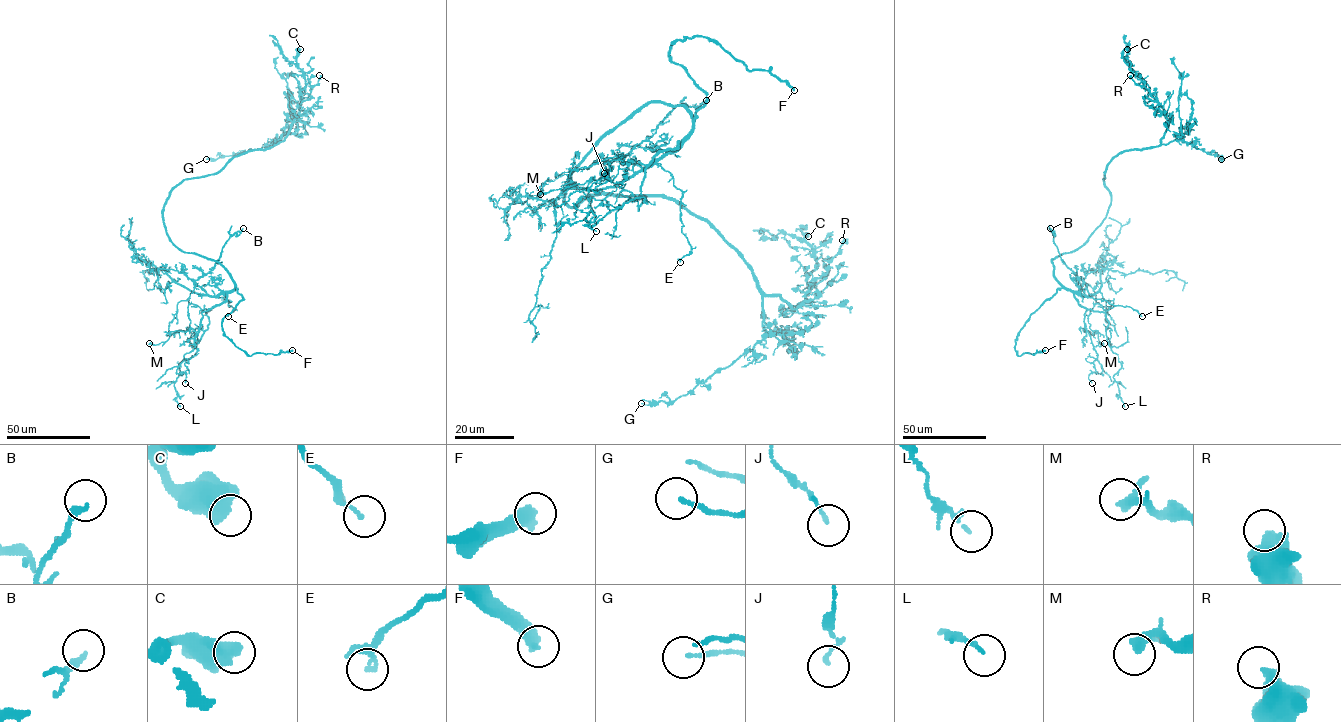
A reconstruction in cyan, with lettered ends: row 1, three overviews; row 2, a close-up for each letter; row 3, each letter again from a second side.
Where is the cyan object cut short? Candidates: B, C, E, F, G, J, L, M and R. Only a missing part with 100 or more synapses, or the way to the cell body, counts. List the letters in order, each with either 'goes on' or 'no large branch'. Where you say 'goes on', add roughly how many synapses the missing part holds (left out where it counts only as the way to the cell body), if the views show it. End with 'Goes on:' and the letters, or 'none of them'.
B: no large branch
C: no large branch
E: no large branch
F: goes on
G: no large branch
J: no large branch
L: no large branch
M: no large branch
R: no large branch
Goes on: F

